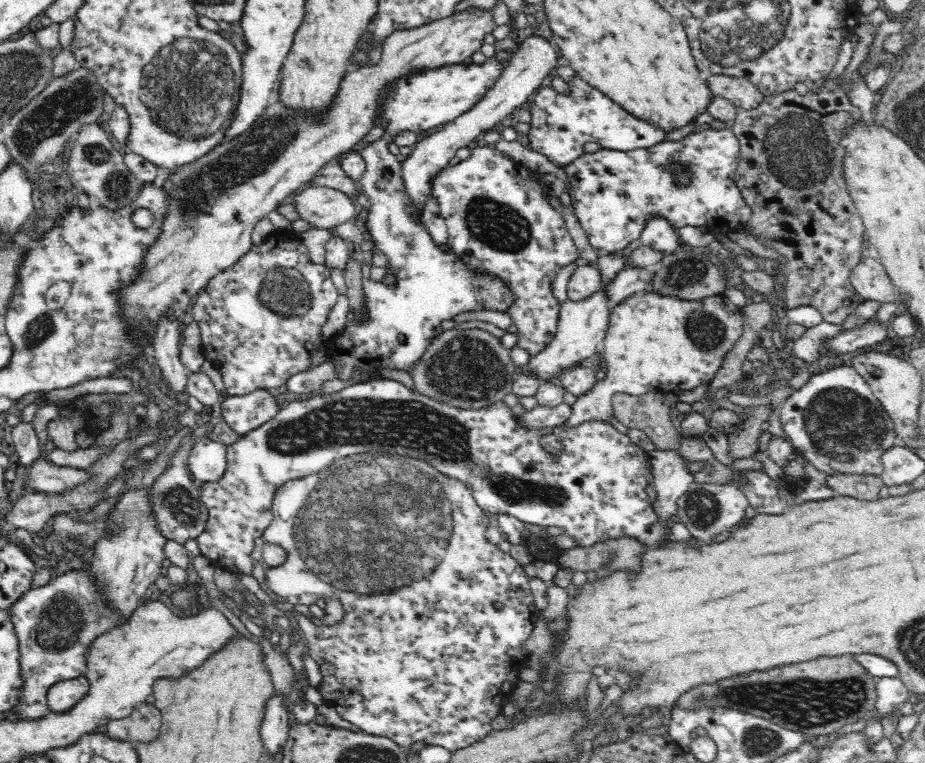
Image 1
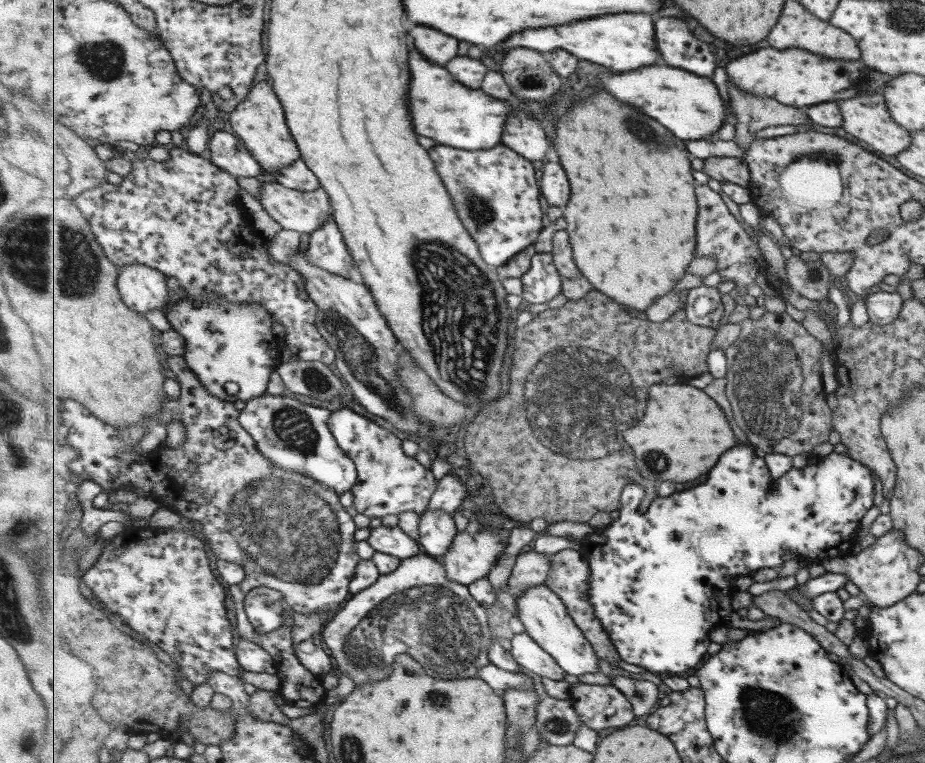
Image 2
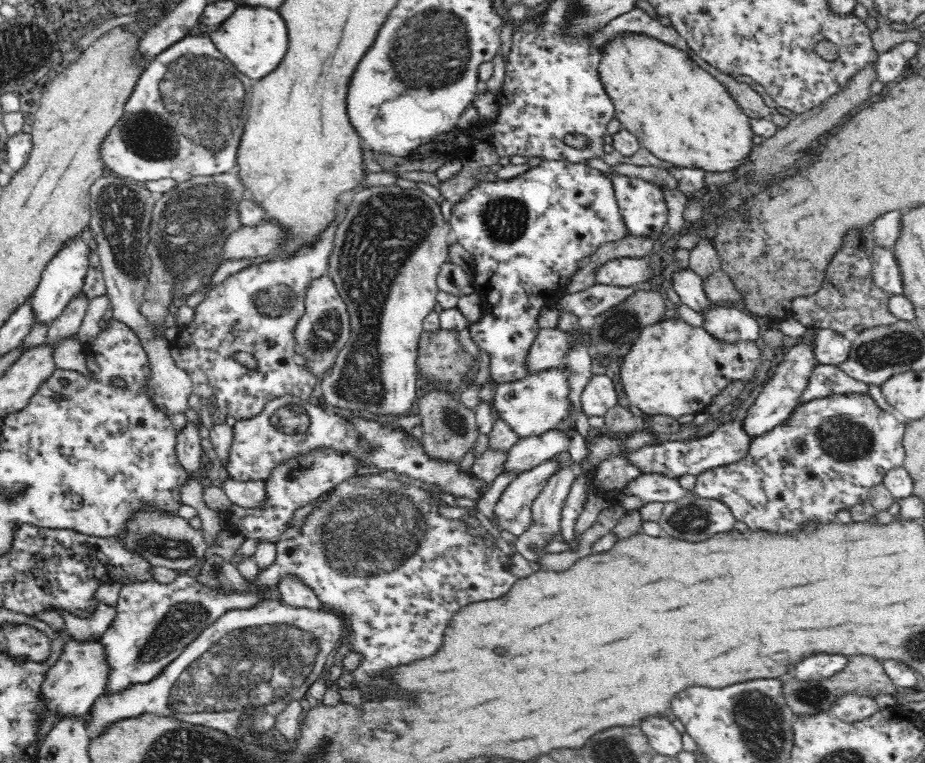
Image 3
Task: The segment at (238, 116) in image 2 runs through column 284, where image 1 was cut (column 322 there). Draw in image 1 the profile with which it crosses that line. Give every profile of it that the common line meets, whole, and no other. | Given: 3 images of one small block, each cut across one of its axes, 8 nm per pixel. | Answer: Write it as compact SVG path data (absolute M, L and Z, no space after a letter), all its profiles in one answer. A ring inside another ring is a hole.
M474 10L452 14L417 29L393 32L386 38L382 58L376 65L366 65L354 72L344 73L336 94L325 109L300 109L288 106L275 97L248 131L232 138L230 142L218 144L202 158L171 170L169 178L164 182L172 200L168 206L168 216L164 218L162 234L146 256L145 272L121 293L122 304L126 306L126 321L140 324L152 340L158 317L170 309L176 311L184 325L194 321L192 306L198 294L214 277L228 271L250 250L253 245L250 236L256 223L268 217L268 213L280 206L280 202L288 198L294 190L316 178L318 172L334 158L351 151L355 144L364 140L364 136L372 128L379 126L384 100L394 84L406 76L414 77L414 74L425 73L426 70L467 62L470 56L480 51L485 36L496 27L492 12Z

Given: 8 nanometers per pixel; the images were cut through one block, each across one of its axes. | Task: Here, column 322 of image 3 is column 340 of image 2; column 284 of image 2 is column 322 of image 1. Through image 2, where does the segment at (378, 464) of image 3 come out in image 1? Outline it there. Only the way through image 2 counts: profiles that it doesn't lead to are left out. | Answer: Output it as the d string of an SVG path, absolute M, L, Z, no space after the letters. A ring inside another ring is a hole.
M379 377L346 386L332 394L284 404L269 421L241 435L235 443L226 445L227 463L223 476L217 482L199 484L209 512L205 532L196 538L201 554L250 576L254 540L262 537L271 524L271 506L276 490L284 482L304 478L326 468L330 462L370 451L425 459L439 472L466 483L478 505L487 513L510 514L523 524L558 527L564 531L563 534L576 539L577 546L634 536L649 549L658 547L664 538L672 537L671 531L664 529L657 520L646 492L654 478L646 450L610 423L592 420L573 427L568 423L550 428L530 427L525 426L521 417L514 416L512 407L504 399L485 407L455 407L406 388L402 382ZM547 432L562 437L564 448L558 458L551 458L540 446L540 437Z

